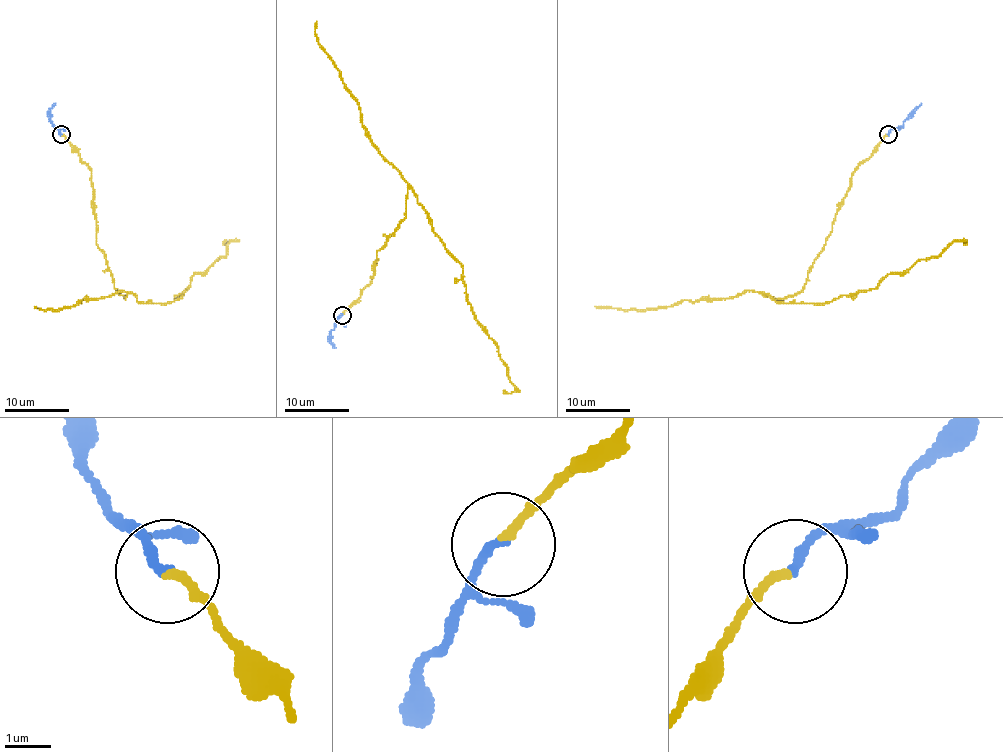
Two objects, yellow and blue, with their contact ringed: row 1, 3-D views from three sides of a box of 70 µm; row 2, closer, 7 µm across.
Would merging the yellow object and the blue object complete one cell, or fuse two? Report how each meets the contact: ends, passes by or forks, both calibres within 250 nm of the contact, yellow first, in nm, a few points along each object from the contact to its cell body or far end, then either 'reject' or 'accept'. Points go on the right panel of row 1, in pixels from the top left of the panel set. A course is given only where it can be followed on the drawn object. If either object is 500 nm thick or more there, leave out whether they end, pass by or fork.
yellow ends; blue ends; calibres 180 and 190 nm; course yellow (887, 134), (855, 171), (804, 287), (790, 296), (762, 293), (829, 303), (963, 244); course blue (889, 134), (892, 129), (900, 127), (921, 103); accept

